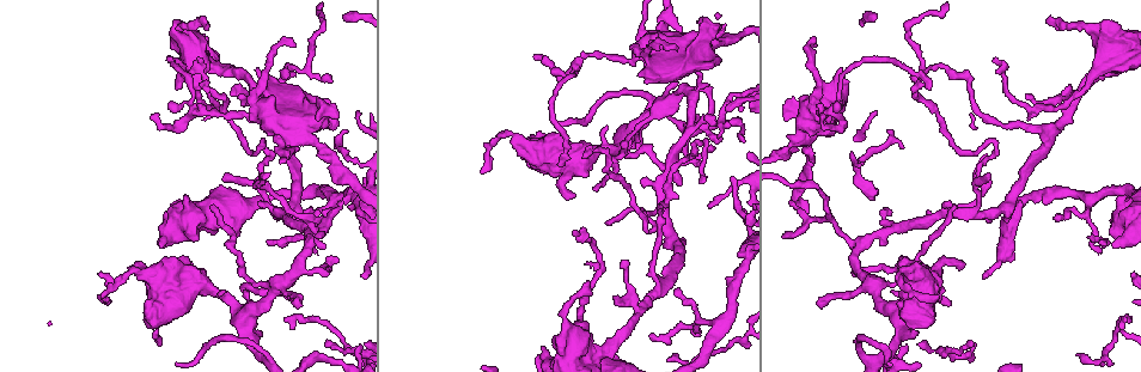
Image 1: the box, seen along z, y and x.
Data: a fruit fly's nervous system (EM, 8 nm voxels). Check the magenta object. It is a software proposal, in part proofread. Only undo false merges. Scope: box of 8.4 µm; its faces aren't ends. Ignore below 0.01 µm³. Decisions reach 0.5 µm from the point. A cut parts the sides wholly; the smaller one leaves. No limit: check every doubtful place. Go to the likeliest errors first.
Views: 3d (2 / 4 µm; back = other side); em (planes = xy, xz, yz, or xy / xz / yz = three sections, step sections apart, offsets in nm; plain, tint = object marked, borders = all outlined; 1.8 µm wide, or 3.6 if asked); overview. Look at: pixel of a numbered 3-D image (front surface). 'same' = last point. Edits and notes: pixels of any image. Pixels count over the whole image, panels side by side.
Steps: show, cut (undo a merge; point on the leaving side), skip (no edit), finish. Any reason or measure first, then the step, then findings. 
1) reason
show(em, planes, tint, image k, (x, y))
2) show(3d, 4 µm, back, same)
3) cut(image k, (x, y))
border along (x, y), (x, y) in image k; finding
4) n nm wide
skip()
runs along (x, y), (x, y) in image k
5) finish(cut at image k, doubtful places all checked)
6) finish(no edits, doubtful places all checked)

branch point
show(em, planes, borders, image 1, (576, 66))

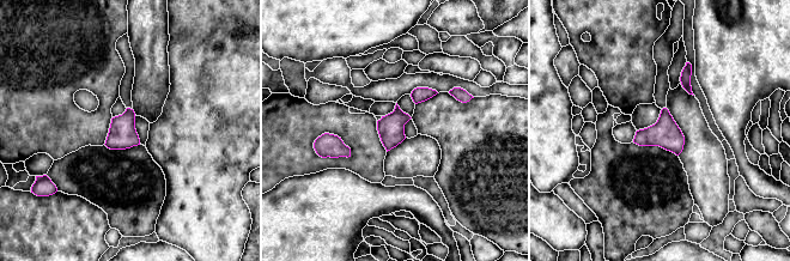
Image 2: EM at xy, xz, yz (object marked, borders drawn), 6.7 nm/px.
180 nm wide
skip()
continuous, no second neuron

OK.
arms part here
show(em, yz, step 8, tint, image 1, (973, 211))

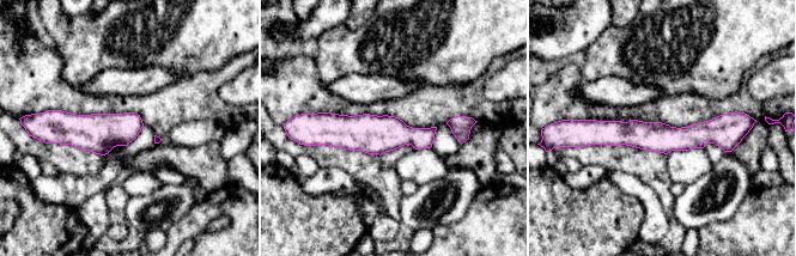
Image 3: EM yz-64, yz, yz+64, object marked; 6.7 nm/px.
200 nm wide
skip()
runs along (733, 115), (698, 135), (591, 134) in image 3; one neuron here

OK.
abrupt turn
show(em, yz, step 8, tint, image 1, (1113, 60))

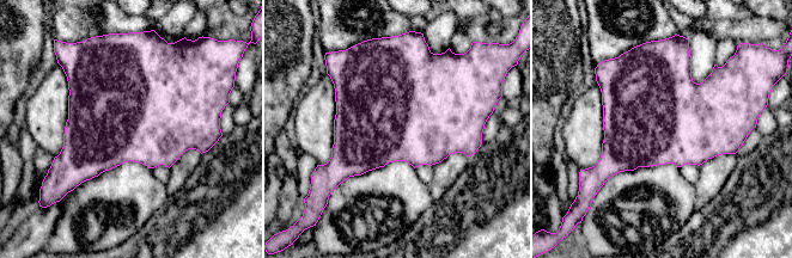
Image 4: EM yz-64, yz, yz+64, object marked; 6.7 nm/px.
cut it another way
show(em, xz, step 4, borders, same)

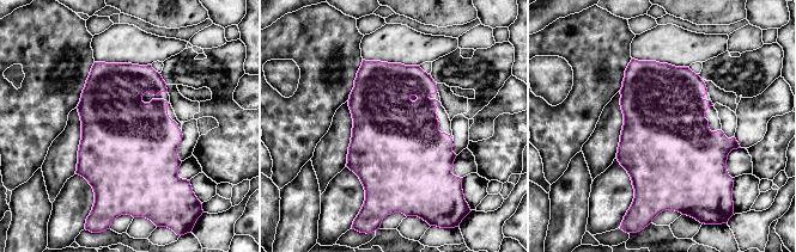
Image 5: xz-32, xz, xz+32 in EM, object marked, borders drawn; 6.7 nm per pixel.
skip()
one neuron here

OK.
sharp bend
show(em, xy, step 4, tint, image 1, (1072, 103))

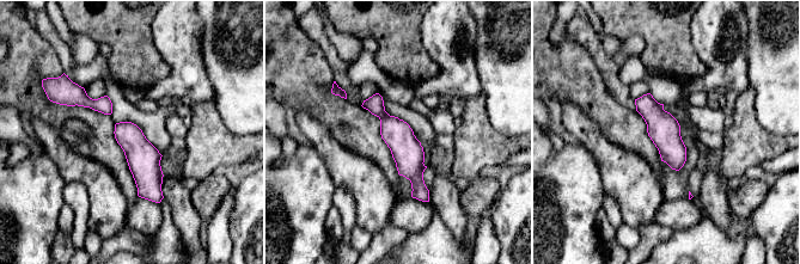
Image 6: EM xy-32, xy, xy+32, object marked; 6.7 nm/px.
skip()
runs along (376, 97), (426, 198) in image 6; one neuron here

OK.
finish(no edits, doubtful places all checked)

